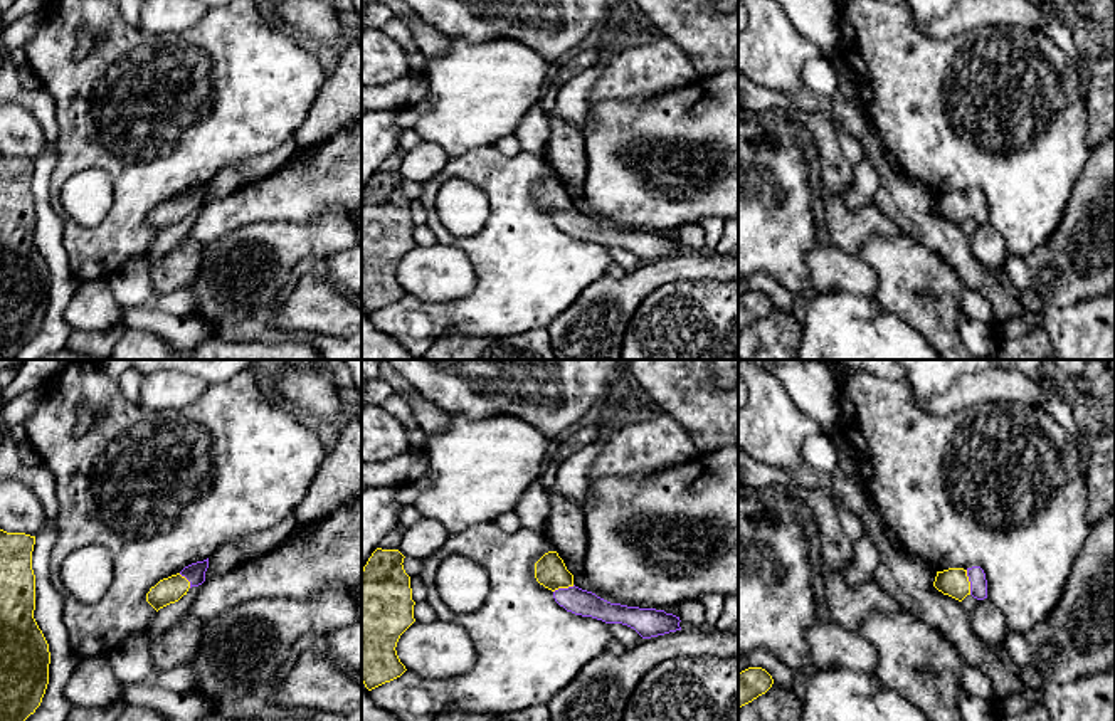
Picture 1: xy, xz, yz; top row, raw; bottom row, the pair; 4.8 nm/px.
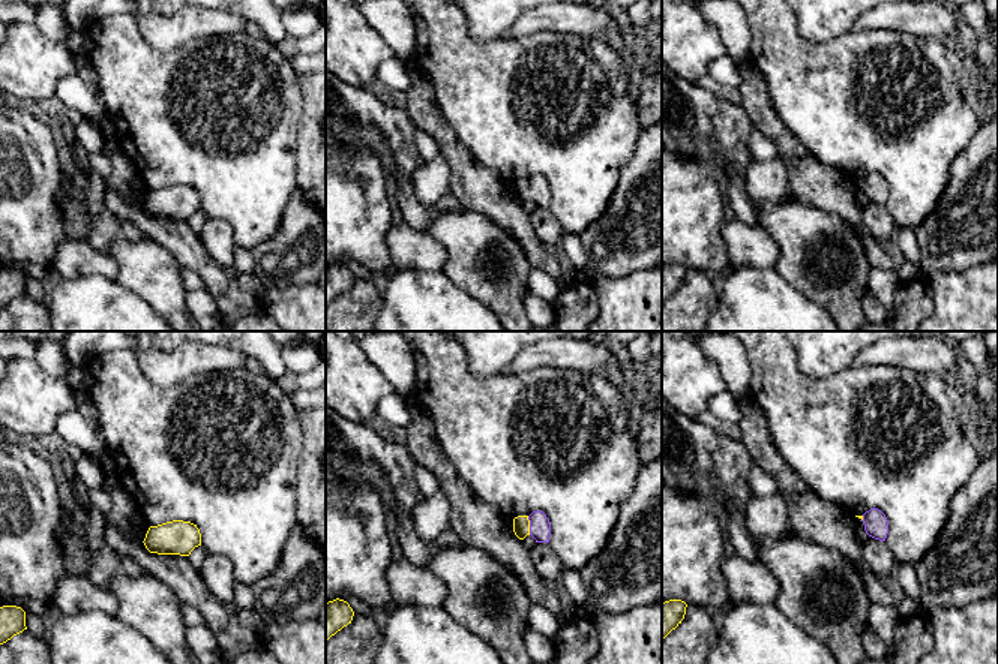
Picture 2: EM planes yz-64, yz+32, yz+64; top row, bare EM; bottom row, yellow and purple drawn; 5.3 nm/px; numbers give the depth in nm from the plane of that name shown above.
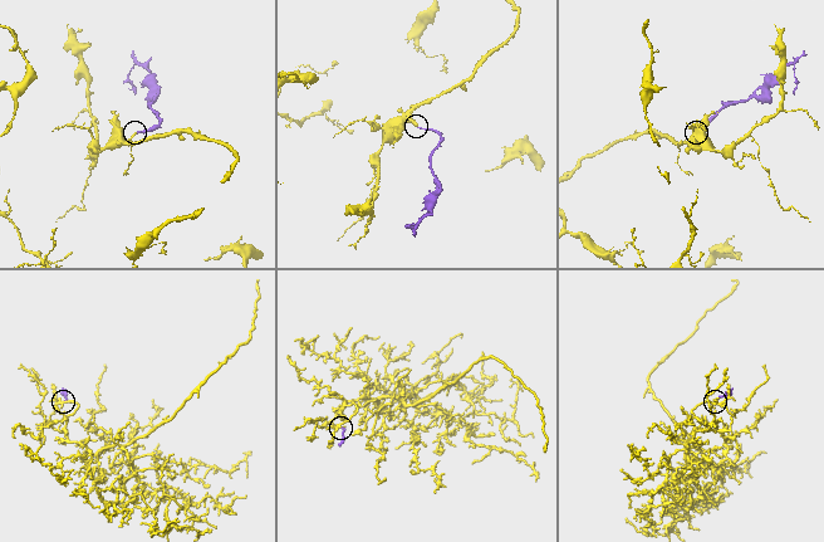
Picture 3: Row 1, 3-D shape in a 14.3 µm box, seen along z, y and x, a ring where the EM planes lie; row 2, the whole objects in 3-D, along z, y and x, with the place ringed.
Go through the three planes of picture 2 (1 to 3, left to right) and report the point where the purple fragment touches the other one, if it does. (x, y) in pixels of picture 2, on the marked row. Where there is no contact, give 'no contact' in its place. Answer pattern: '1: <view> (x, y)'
1: no contact
2: yz+32 (529, 525)
3: yz+64 (862, 517)

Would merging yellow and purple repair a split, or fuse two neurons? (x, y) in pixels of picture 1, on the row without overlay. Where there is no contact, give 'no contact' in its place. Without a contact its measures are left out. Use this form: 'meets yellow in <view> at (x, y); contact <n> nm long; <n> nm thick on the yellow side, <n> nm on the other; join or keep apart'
meets yellow in yz at (969, 205); contact 120 nm long; 140 nm thick on the yellow side, 80 nm on the other; join

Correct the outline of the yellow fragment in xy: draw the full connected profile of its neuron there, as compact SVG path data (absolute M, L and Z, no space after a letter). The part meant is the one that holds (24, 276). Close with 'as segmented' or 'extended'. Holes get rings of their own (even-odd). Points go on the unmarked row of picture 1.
M0 153L0 360L15 358L49 308L49 267L34 242L34 168L35 160Z | as segmented

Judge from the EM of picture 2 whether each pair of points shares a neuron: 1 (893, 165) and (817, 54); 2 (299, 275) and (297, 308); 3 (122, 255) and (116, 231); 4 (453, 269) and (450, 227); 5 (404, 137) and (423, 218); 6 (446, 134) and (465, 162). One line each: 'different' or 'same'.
1: same
2: different
3: different
4: same
5: same
6: same

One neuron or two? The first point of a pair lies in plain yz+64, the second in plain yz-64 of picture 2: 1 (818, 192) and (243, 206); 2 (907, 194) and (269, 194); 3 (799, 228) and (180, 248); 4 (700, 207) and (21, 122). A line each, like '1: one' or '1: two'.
1: two
2: one
3: two
4: one

